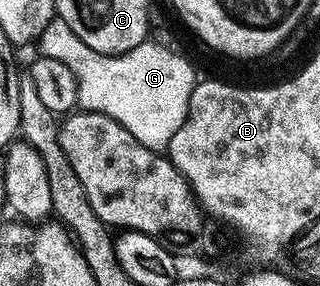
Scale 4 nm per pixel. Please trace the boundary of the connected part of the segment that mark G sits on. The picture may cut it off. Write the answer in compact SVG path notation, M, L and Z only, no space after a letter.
M52 18L45 26L37 47L42 55L57 58L57 62L65 62L65 66L73 70L79 87L80 109L105 113L125 126L141 146L170 149L173 134L187 121L189 98L197 83L195 68L183 57L182 51L170 52L161 45L144 42L120 56L103 56L97 50L89 50L58 18Z

